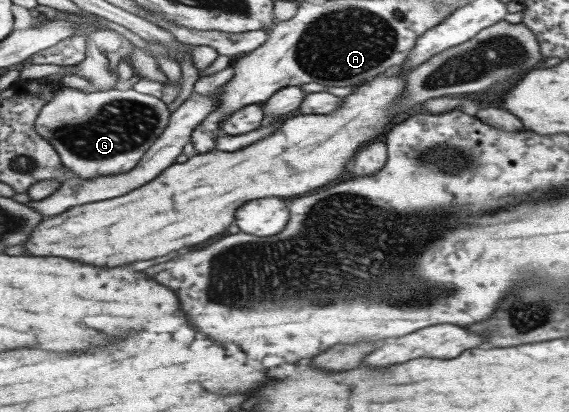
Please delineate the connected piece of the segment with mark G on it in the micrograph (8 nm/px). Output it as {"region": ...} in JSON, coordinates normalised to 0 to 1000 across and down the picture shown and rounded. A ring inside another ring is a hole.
{"region":[[[105,206],[102,221],[95,223],[95,238],[74,260],[62,301],[67,328],[95,357],[109,398],[130,417],[132,427],[155,434],[225,417],[228,408],[236,408],[243,388],[248,393],[255,369],[285,328],[299,286],[295,255],[283,238],[250,228],[236,216],[214,221],[200,214],[186,223],[149,226],[134,214]]]}

